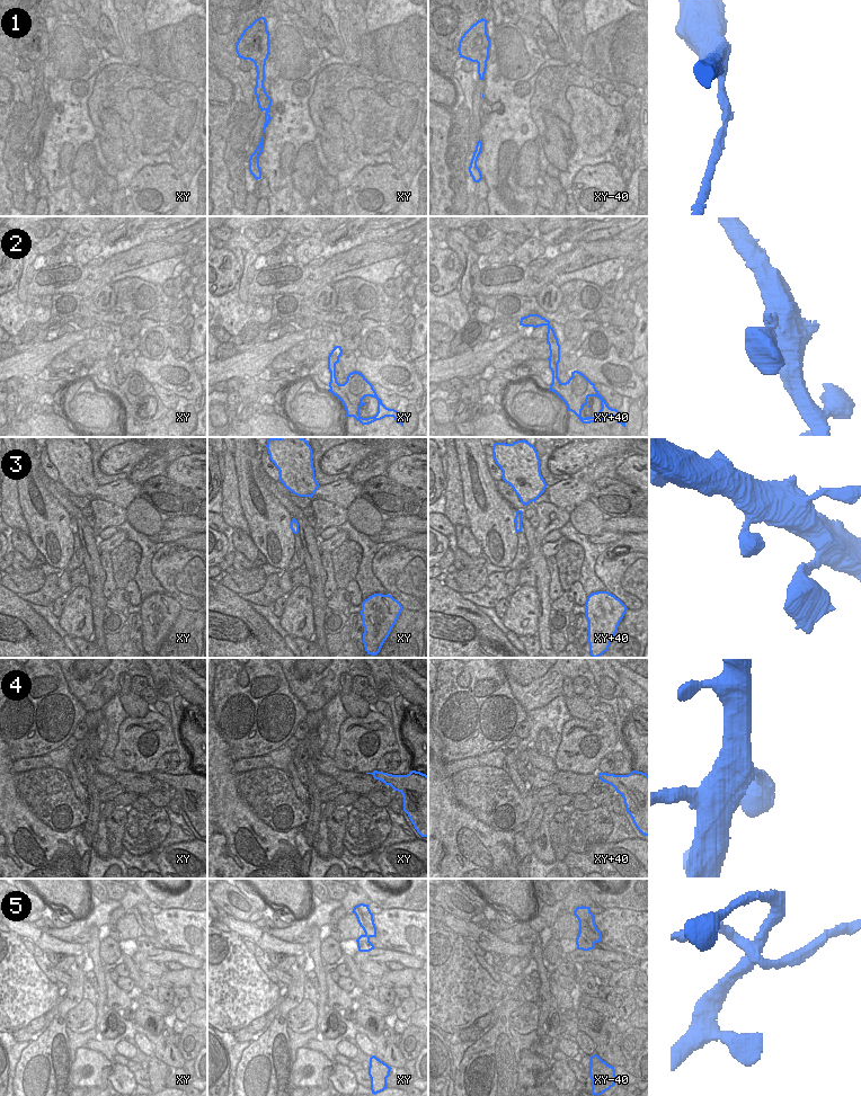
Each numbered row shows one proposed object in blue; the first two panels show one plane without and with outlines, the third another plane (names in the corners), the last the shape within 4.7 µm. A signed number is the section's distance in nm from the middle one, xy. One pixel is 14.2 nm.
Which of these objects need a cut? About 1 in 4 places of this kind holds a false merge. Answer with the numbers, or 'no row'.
1, 5.

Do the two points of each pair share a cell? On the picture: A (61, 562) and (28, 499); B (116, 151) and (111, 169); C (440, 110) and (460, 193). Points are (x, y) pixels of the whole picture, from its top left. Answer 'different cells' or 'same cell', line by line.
A: same cell
B: different cells
C: different cells

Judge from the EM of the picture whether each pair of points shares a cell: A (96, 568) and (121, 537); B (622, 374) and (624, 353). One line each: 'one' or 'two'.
A: two
B: two

